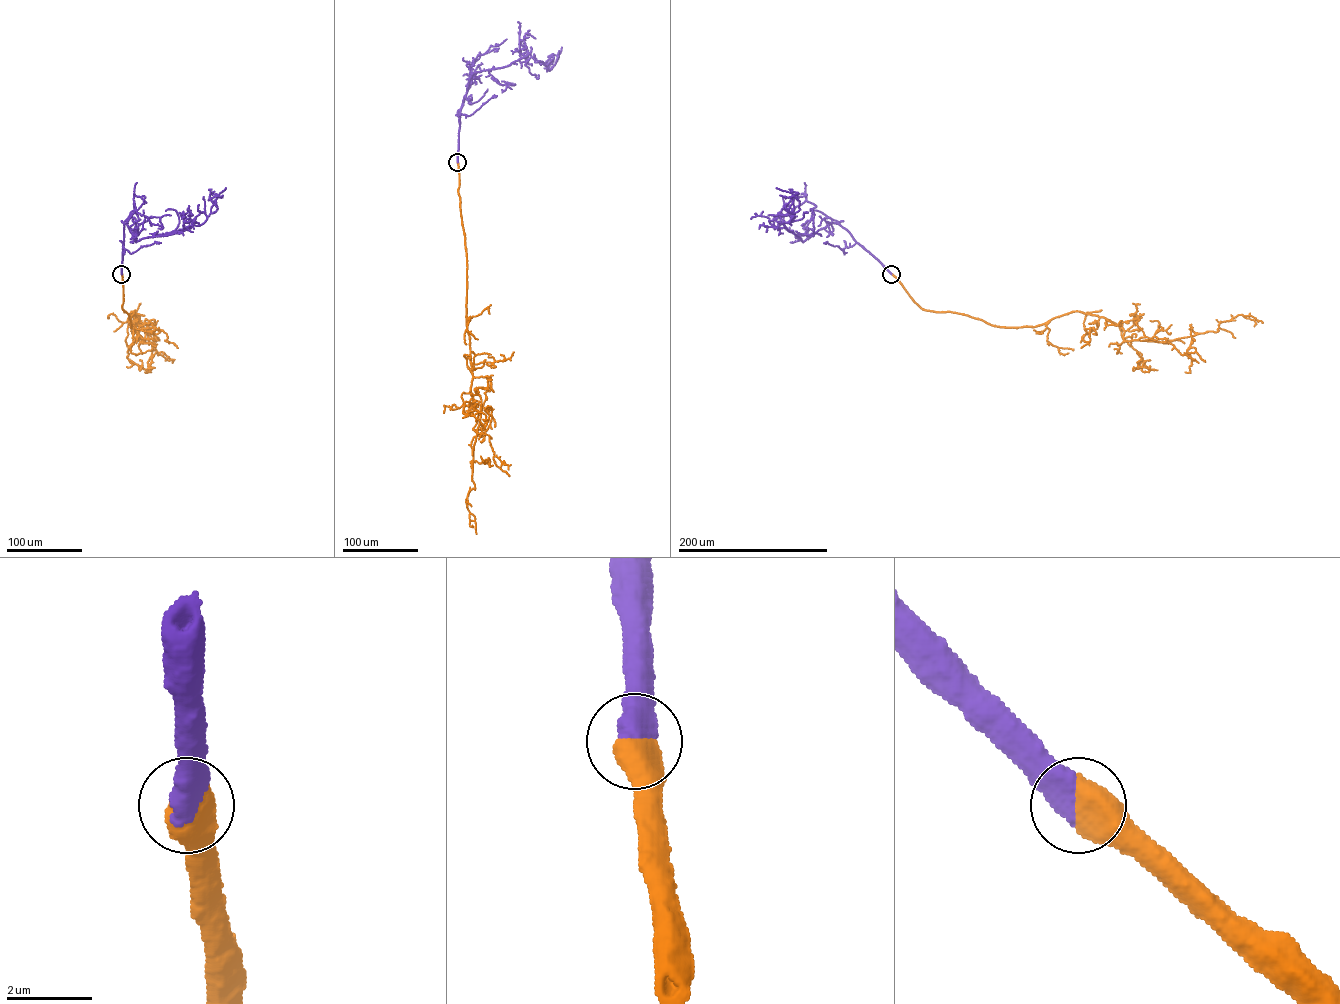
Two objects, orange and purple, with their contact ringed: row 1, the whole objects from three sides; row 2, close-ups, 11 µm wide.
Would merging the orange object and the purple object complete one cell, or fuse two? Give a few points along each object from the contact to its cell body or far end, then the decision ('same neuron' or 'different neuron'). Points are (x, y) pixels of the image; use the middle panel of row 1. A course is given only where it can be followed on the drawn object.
orange via (457, 162), (471, 392), (481, 403), (473, 449), (475, 487), (466, 500), (476, 533) | purple via (457, 162), (460, 111), (472, 73), (507, 66), (529, 54), (550, 70), (562, 47) | same neuron

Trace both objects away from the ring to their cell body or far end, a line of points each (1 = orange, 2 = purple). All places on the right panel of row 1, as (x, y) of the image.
1: (891, 274), (924, 310), (997, 326), (1080, 311), (1120, 325), (1123, 340), (1162, 342), (1241, 314), (1262, 323)
2: (891, 274), (839, 224), (831, 223), (802, 242), (783, 223), (791, 225), (800, 209), (799, 201), (776, 188)

